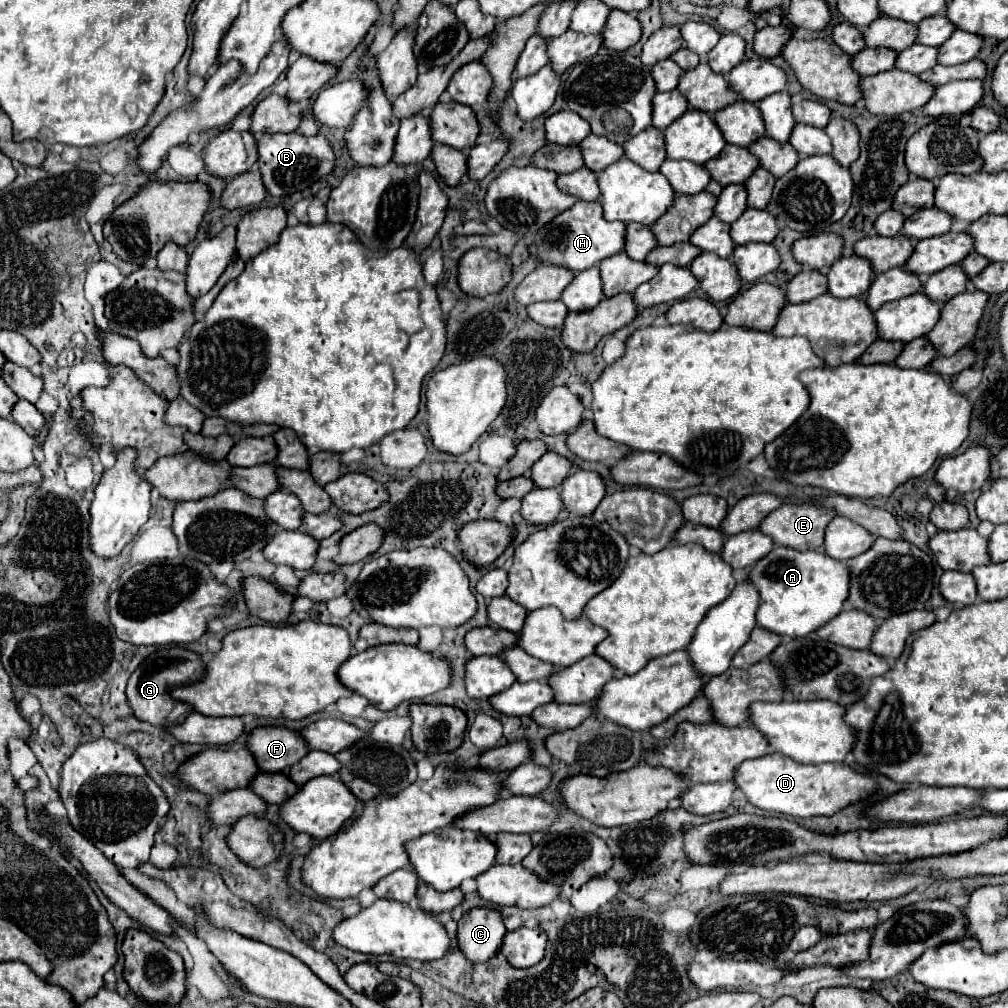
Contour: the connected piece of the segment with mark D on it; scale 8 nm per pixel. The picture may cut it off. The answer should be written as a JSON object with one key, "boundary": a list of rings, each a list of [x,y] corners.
{"boundary":[[[778,752],[742,762],[736,768],[736,784],[754,806],[798,818],[832,816],[850,804],[866,800],[878,790],[878,784],[868,774],[856,772],[844,762],[796,764]]]}

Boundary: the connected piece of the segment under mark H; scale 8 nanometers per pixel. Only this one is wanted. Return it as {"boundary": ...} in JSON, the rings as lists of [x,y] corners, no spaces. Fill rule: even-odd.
{"boundary":[[[578,202],[570,210],[556,216],[550,224],[546,224],[538,234],[536,242],[530,246],[530,252],[534,252],[544,264],[556,264],[570,268],[574,272],[592,268],[596,262],[614,256],[624,250],[626,240],[626,224],[620,222],[608,222],[604,220],[604,214],[600,212],[600,202]]]}

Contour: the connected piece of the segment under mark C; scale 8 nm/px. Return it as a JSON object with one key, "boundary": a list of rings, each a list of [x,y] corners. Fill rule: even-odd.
{"boundary":[[[474,908],[466,912],[458,922],[458,942],[460,950],[468,960],[484,962],[492,958],[506,934],[500,910],[494,908]]]}

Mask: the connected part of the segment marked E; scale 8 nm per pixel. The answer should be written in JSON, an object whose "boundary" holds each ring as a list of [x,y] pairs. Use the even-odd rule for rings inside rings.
{"boundary":[[[816,502],[784,504],[766,516],[760,532],[774,538],[780,546],[796,550],[824,550],[824,528],[836,518],[832,508],[818,508]]]}

